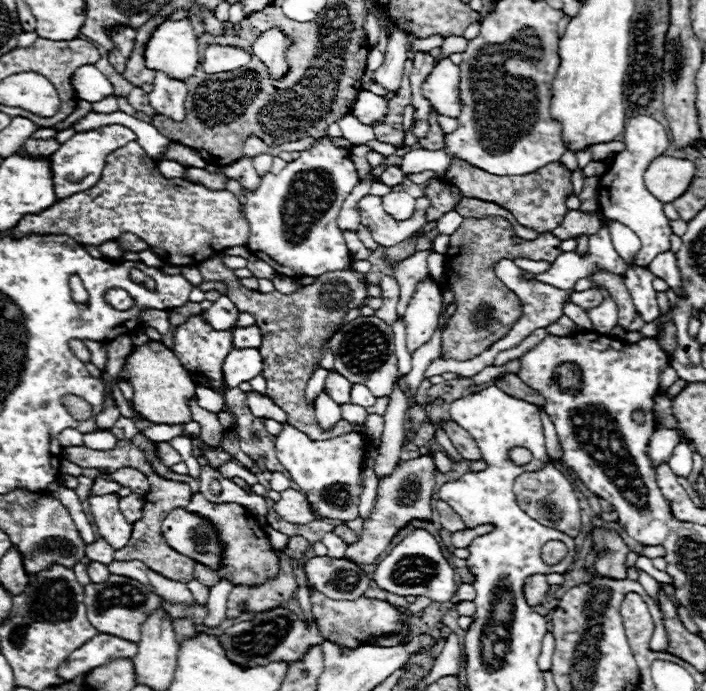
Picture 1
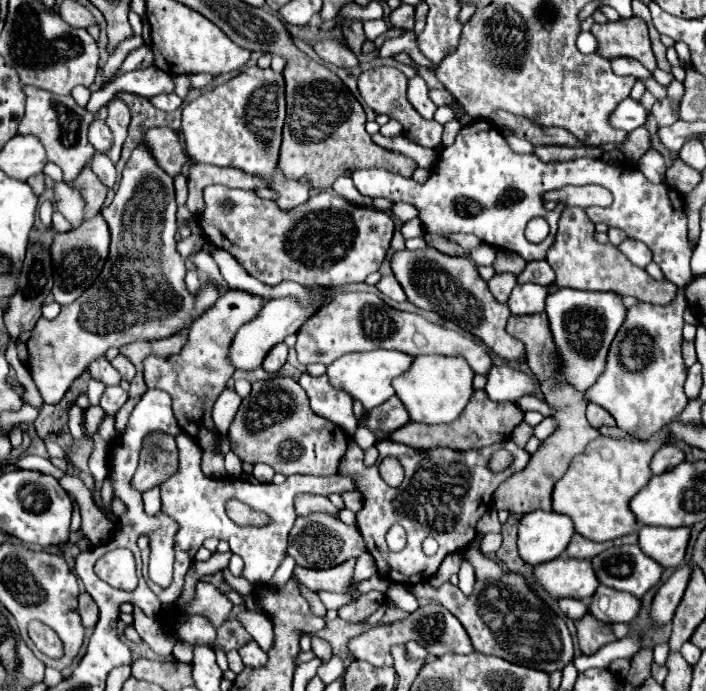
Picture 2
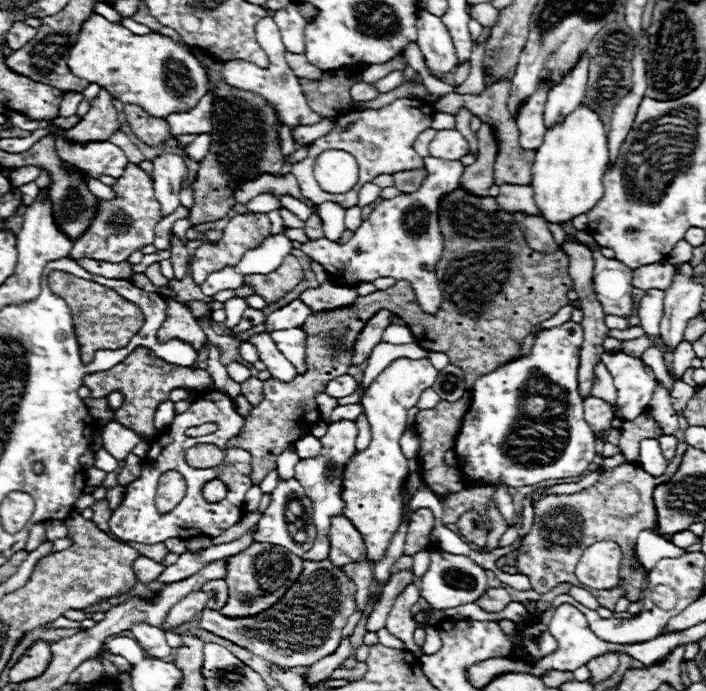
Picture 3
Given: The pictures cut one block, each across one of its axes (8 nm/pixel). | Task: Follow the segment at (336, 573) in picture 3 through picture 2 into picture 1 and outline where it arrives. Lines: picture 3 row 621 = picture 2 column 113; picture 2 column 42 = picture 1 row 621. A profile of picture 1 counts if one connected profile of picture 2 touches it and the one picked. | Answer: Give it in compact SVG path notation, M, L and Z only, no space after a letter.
M312 592L310 594L312 600L312 610L314 616L318 620L318 628L322 632L322 636L334 644L342 644L346 648L356 648L362 644L368 644L368 640L372 636L382 636L382 634L392 634L392 632L400 632L402 624L400 624L400 612L390 606L388 602L376 600L376 598L356 598L356 600L334 600L324 596L321 592Z

